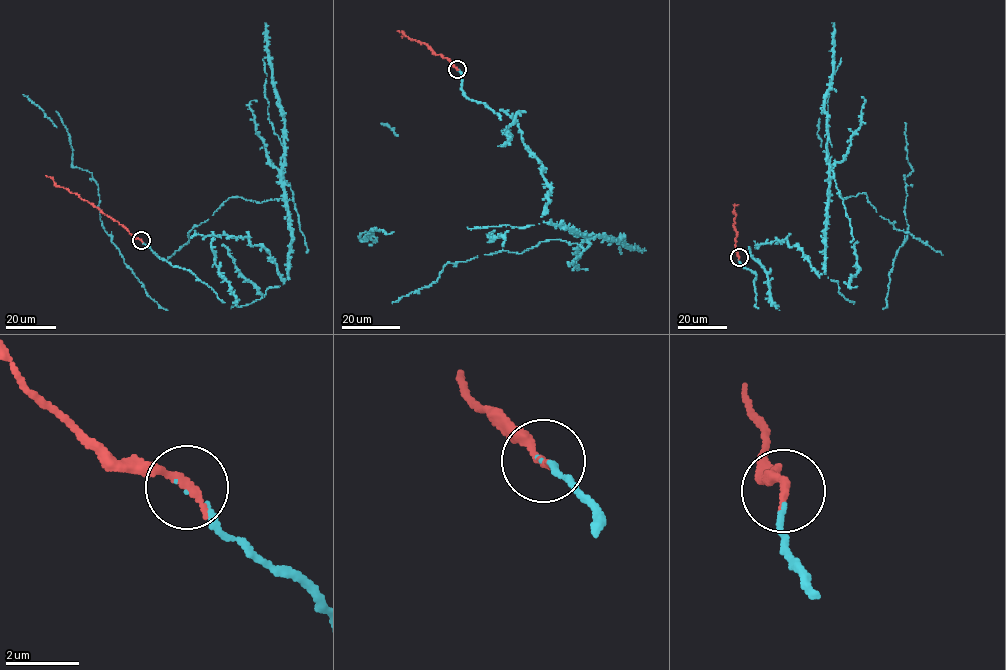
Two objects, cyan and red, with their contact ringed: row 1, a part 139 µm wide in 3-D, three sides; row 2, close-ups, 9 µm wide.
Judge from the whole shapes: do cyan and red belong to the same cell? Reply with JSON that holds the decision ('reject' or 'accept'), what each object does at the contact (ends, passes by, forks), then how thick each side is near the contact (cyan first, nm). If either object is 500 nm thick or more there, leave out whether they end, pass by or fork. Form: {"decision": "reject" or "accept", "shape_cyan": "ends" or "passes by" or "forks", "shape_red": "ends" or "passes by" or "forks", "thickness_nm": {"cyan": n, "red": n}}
{"decision": "accept", "shape_cyan": "ends", "shape_red": "ends", "thickness_nm": {"cyan": 60, "red": 260}}

